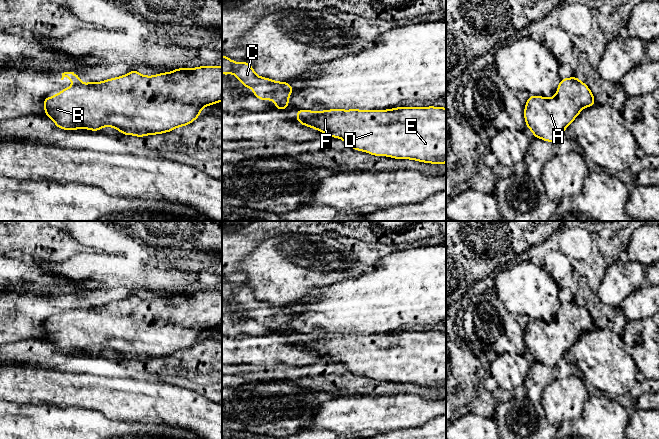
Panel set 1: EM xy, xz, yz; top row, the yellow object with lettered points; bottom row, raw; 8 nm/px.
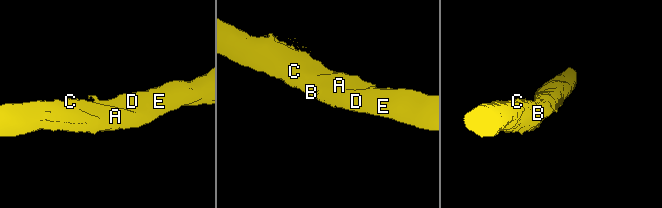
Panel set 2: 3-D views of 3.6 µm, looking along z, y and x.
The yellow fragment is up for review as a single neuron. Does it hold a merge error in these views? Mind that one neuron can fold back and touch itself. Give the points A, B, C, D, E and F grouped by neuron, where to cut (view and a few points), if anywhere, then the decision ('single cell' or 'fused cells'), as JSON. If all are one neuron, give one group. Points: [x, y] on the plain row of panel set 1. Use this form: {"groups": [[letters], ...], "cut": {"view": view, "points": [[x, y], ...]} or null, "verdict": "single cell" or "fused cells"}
{"groups": [["A", "B", "C", "D", "E", "F"]], "cut": null, "verdict": "single cell"}

